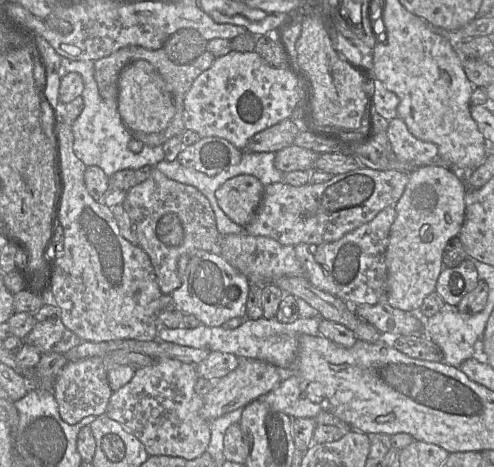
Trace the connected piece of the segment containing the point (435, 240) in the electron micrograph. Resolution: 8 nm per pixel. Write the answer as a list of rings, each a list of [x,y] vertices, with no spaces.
[[[429,164],[412,170],[409,174],[408,183],[404,192],[395,205],[396,216],[390,228],[387,249],[385,252],[385,262],[387,267],[387,303],[394,308],[416,314],[420,311],[423,300],[436,289],[437,279],[444,268],[442,261],[443,250],[447,242],[459,235],[461,227],[465,219],[465,194],[467,187],[459,172],[451,169],[445,164]]]

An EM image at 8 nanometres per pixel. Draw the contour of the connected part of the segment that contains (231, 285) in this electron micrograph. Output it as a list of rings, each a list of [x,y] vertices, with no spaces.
[[[194,250],[178,260],[181,285],[171,294],[171,301],[185,314],[194,315],[201,324],[221,326],[231,318],[246,318],[250,280],[236,270],[218,251]]]

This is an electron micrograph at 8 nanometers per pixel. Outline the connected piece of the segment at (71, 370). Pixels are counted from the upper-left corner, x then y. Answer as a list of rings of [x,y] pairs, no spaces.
[[[102,357],[68,362],[53,383],[53,393],[60,416],[68,424],[76,424],[86,416],[105,413],[112,392],[107,379],[107,367]]]

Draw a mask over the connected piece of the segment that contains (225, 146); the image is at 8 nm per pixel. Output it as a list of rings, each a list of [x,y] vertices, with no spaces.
[[[219,137],[200,138],[196,143],[185,146],[177,156],[177,160],[184,166],[214,176],[238,164],[243,151],[236,148],[229,141]]]

